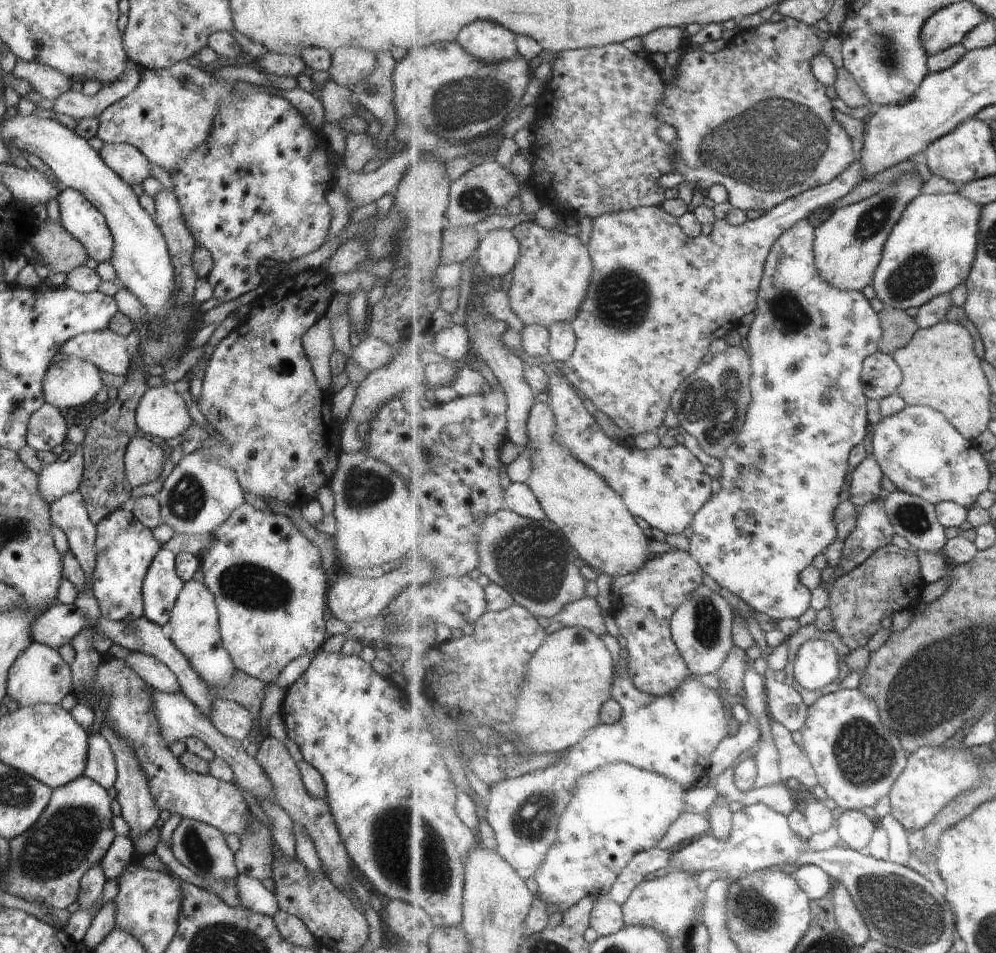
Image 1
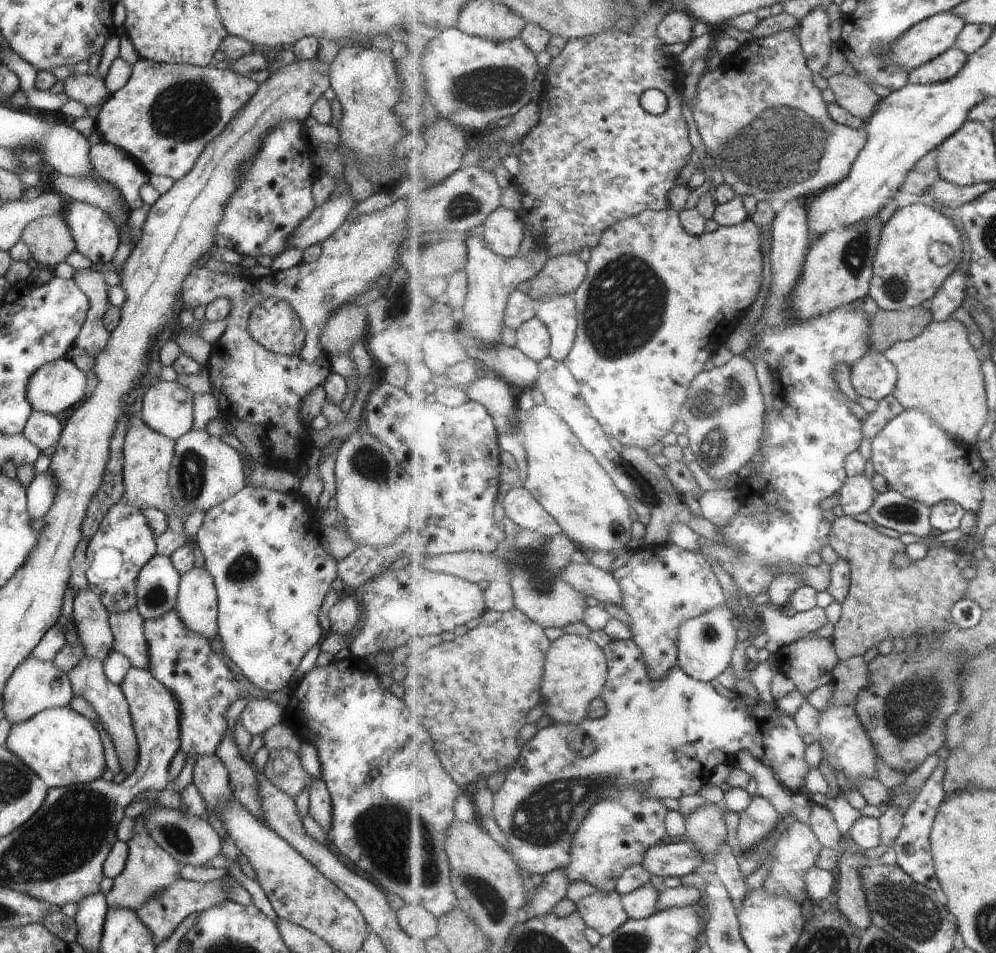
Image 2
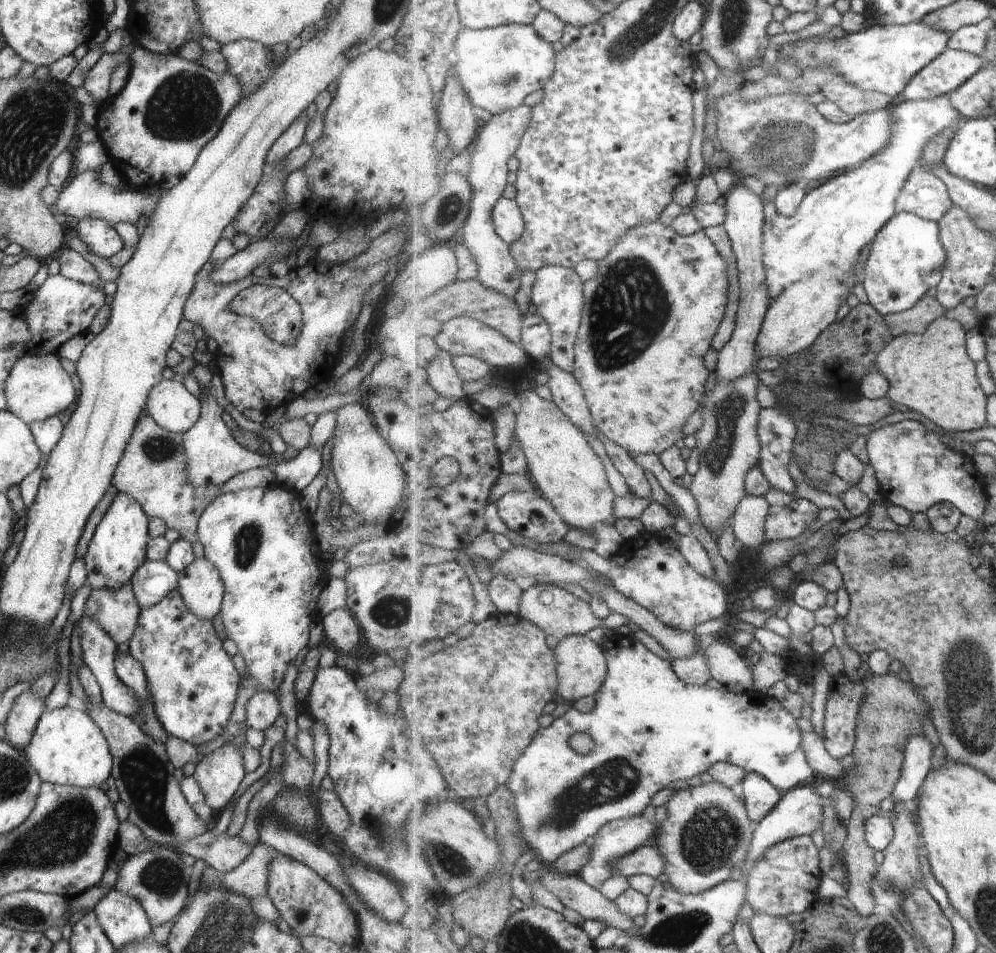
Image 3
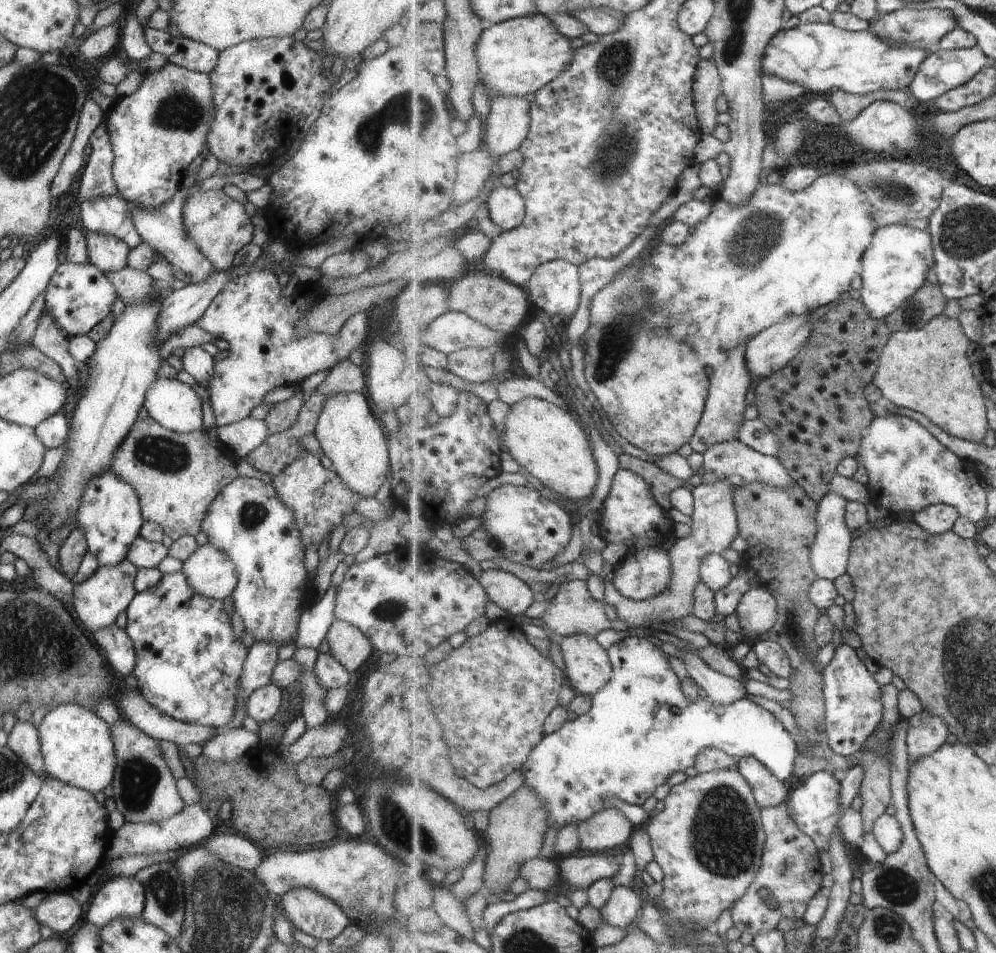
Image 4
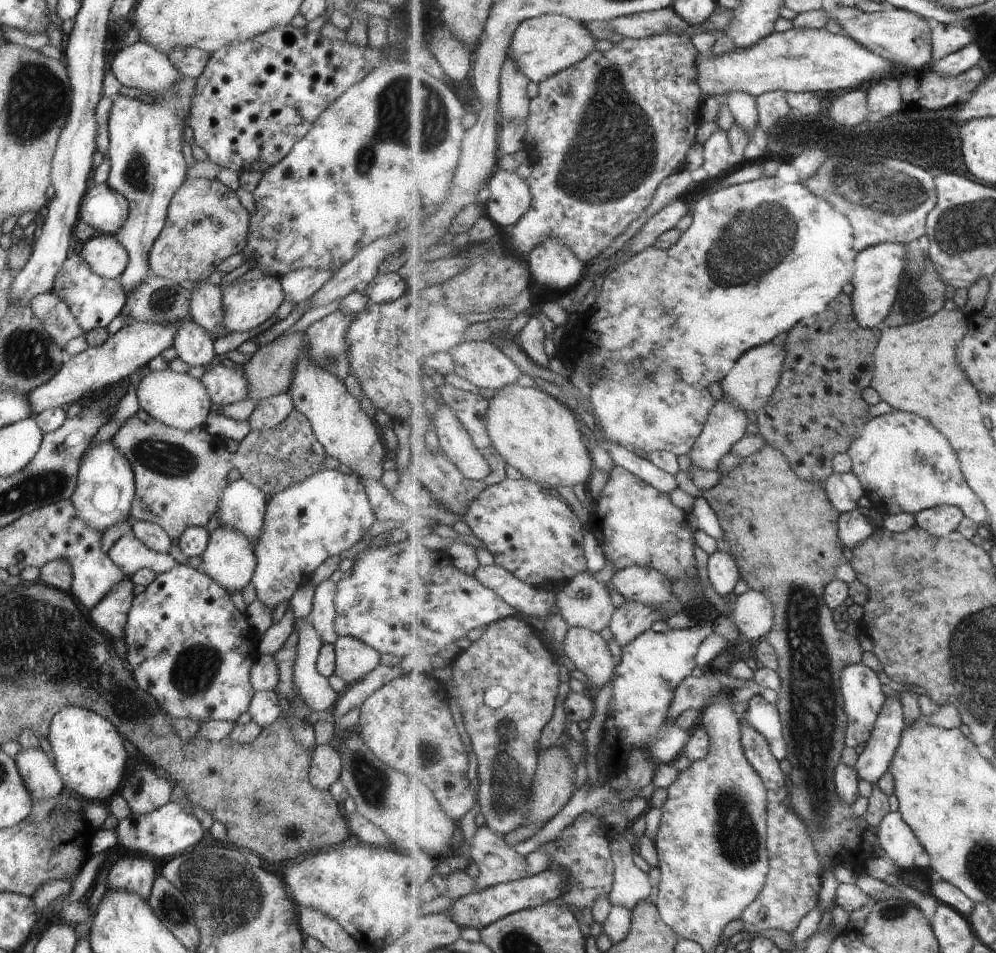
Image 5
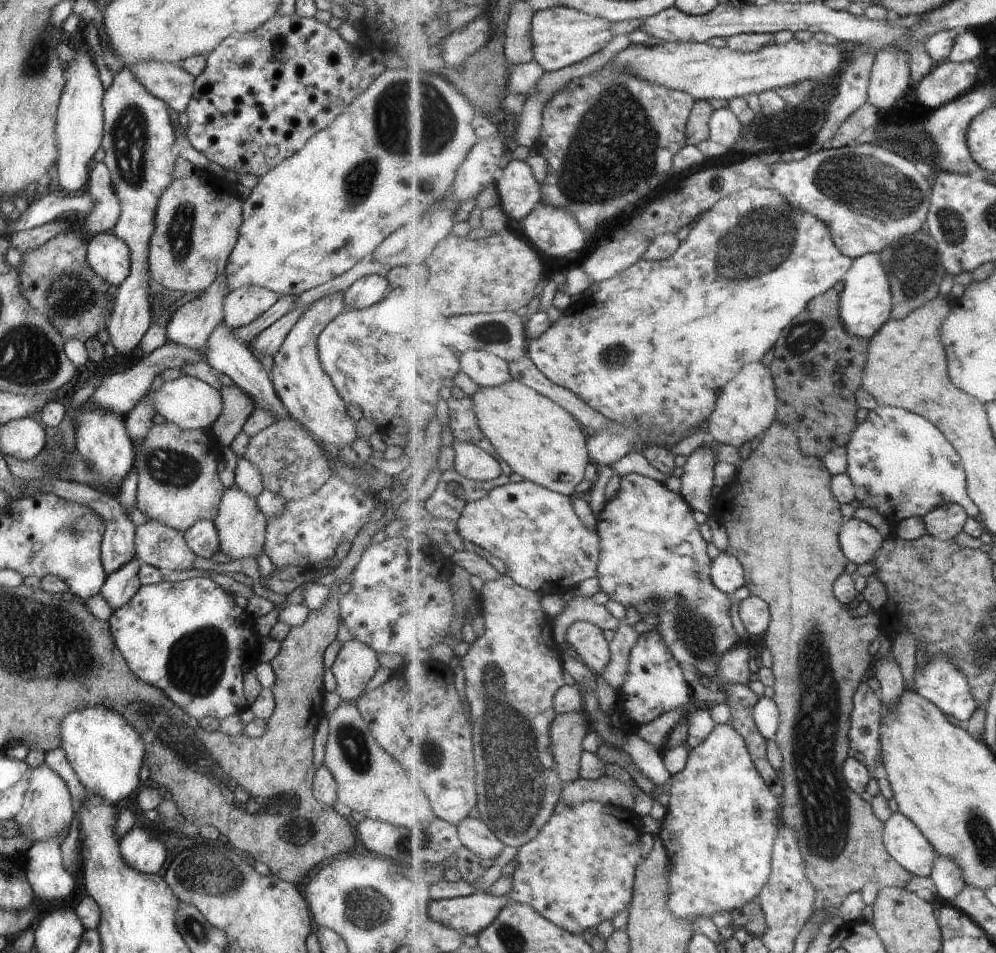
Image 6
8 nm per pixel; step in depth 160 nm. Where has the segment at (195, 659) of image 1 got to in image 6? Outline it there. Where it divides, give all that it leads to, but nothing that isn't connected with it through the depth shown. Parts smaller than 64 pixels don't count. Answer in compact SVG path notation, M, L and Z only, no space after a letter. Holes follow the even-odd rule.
M234 484L224 489L212 523L218 536L218 551L228 554L231 560L238 560L246 556L257 558L263 550L266 518L259 510L256 499L248 497L248 494L238 489L237 485Z

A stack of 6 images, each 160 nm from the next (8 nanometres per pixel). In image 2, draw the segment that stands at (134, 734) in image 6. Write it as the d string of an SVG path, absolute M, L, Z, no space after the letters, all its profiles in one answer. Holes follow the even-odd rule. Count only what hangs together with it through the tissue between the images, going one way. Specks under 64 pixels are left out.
M68 704L42 710L25 722L11 725L4 747L20 758L48 787L66 787L95 780L102 775L105 767L97 730L90 719L69 708Z

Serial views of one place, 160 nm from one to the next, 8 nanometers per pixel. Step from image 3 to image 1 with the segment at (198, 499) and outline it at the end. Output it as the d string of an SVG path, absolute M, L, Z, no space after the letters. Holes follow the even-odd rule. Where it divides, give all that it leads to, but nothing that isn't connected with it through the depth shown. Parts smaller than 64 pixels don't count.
M133 436L124 450L124 473L131 488L159 477L163 468L161 448L143 436Z

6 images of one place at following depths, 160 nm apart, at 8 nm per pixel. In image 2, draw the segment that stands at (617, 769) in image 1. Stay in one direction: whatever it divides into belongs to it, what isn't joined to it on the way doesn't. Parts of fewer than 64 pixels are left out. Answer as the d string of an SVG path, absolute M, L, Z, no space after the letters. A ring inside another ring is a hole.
M634 787L622 791L617 799L596 804L574 836L572 861L565 869L570 883L580 880L594 885L597 890L617 891L618 880L625 870L642 865L648 850L668 835L666 816L669 811L660 799Z

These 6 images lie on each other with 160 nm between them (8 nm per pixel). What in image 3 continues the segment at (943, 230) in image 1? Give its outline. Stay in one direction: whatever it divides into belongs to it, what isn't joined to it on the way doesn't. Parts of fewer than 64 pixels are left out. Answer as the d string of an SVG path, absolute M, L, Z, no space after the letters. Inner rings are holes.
M897 213L874 238L862 286L869 302L882 315L909 310L939 286L948 262L941 235L938 221L929 221L915 213Z

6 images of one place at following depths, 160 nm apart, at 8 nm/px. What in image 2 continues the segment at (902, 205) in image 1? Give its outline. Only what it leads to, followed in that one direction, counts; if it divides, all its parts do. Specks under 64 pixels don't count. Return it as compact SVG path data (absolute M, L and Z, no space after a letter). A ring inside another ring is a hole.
M873 217L863 224L865 225L850 226L841 233L828 232L809 248L803 277L800 278L795 297L792 298L796 314L801 319L809 321L869 295L874 273L872 266L884 226L881 227L878 217Z

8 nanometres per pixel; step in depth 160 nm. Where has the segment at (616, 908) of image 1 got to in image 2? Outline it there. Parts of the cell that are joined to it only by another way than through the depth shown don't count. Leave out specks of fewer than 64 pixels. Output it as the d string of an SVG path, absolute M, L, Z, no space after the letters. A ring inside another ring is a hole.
M598 890L593 895L579 899L575 904L585 924L600 932L602 936L619 930L630 919L619 891L610 893Z

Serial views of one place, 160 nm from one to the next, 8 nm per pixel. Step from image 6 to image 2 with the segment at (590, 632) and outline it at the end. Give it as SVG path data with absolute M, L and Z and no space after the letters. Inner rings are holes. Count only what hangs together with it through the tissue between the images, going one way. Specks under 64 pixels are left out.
M566 634L552 643L545 678L543 678L543 694L547 702L547 714L553 723L580 723L589 717L589 705L604 693L608 681L608 657L605 651L593 640L584 635Z

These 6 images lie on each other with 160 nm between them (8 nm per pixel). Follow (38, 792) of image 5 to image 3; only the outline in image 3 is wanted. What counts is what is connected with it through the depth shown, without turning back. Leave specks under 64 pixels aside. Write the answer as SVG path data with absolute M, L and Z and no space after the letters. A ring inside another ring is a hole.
M29 690L15 698L4 722L4 738L12 747L22 749L31 738L36 720L41 716L43 700L34 698Z

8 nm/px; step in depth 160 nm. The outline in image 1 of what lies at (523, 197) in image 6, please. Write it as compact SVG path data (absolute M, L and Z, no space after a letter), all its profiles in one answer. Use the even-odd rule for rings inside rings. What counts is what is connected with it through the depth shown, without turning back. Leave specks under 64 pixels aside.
M493 229L482 235L477 250L478 264L489 276L500 280L520 260L520 242L512 229Z

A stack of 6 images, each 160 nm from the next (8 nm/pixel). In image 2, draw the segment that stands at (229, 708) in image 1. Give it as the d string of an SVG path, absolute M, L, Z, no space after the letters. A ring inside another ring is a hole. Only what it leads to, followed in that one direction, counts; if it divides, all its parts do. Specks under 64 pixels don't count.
M249 699L239 714L238 720L247 732L261 735L273 724L283 719L284 703L274 703L269 699Z

